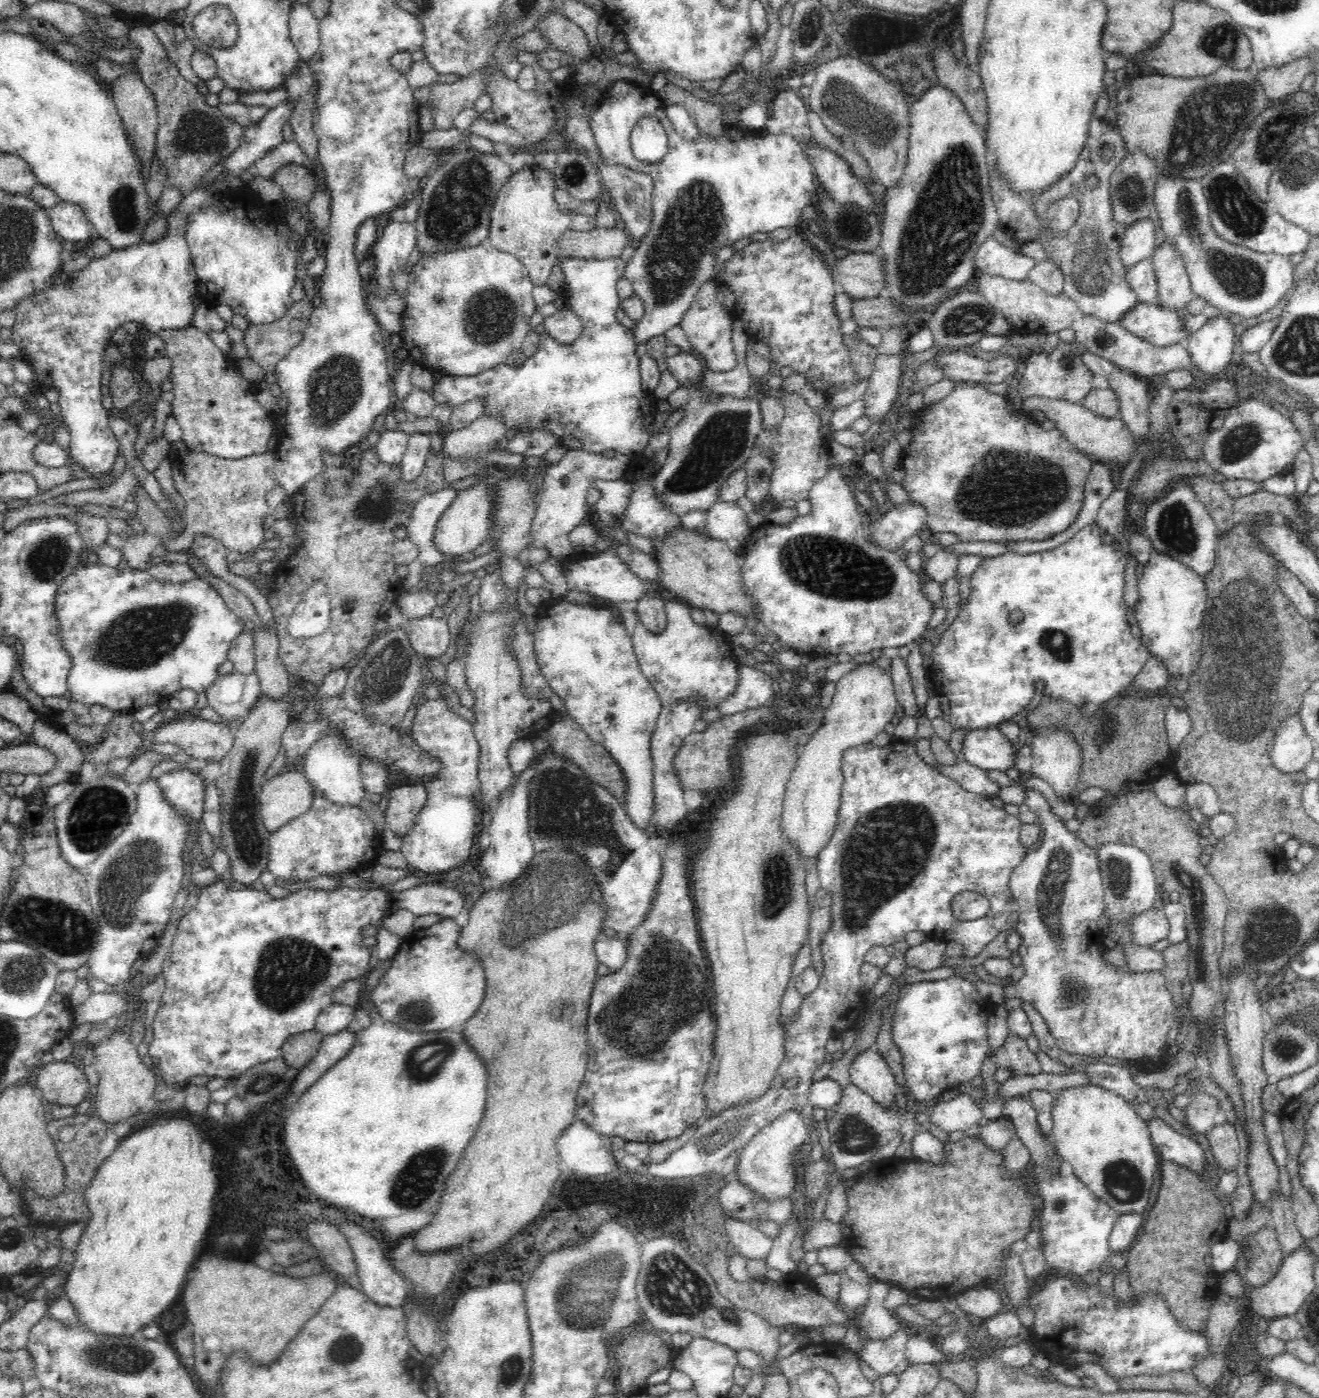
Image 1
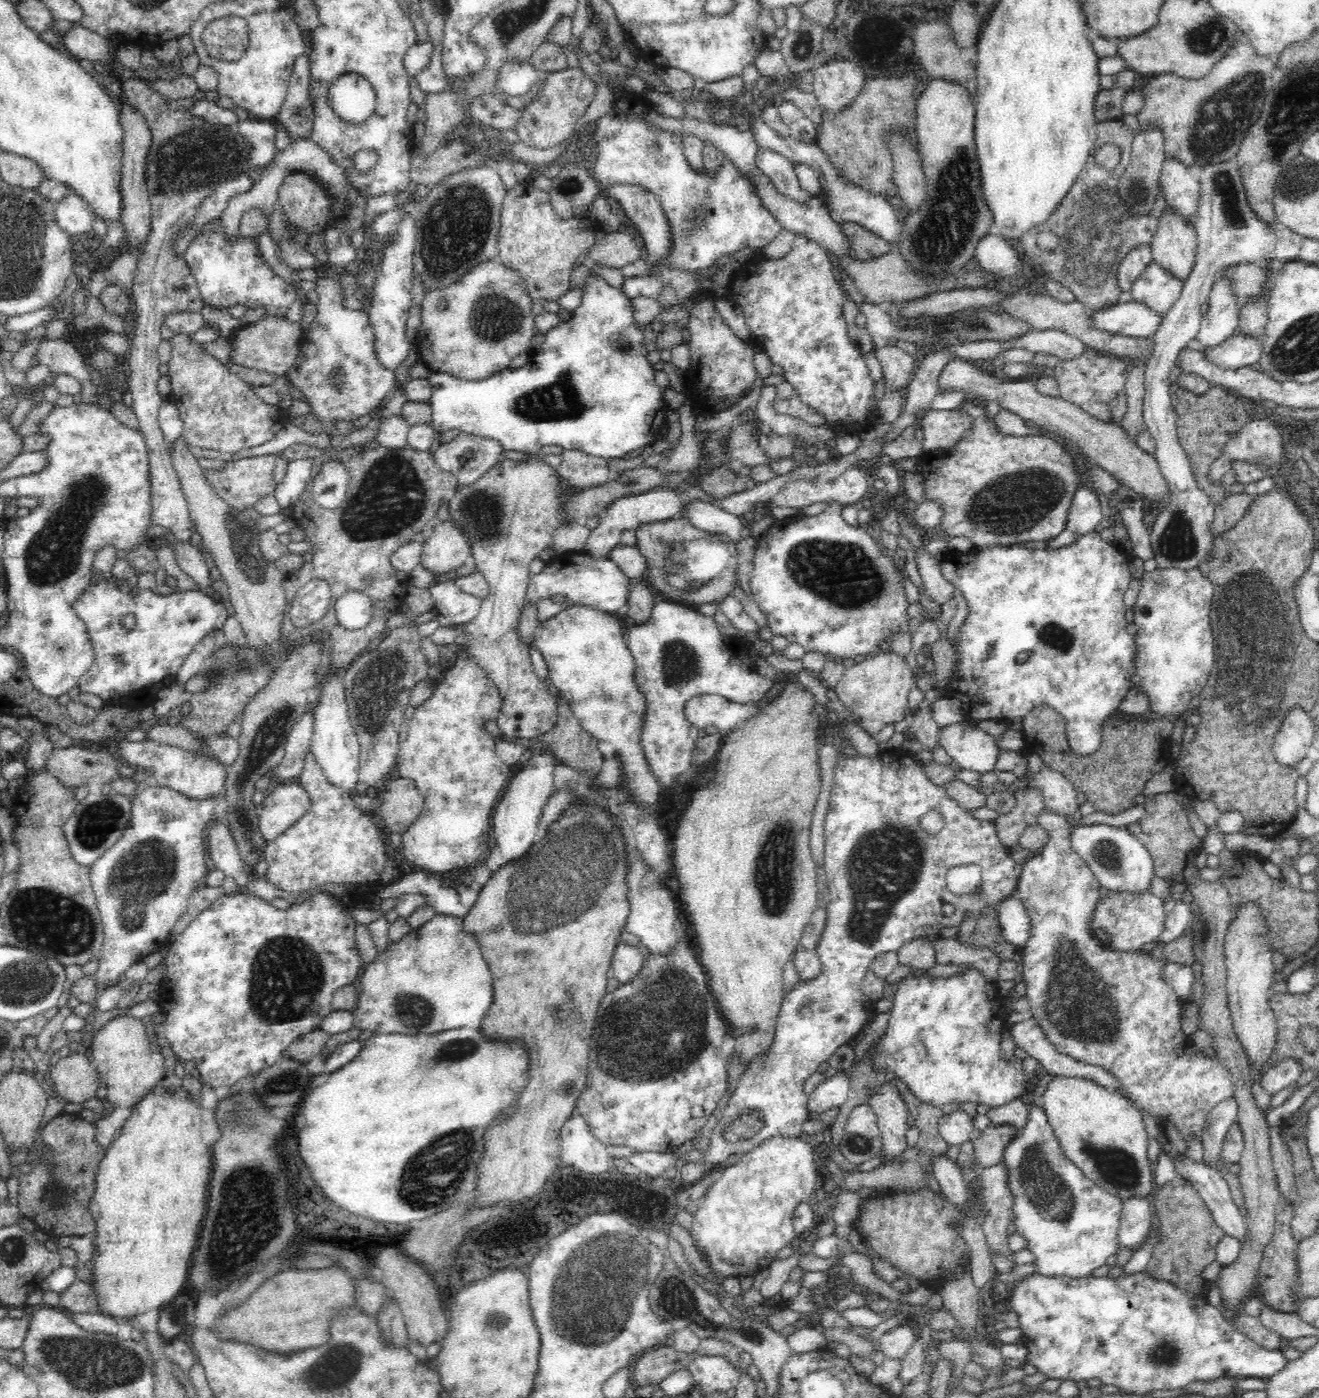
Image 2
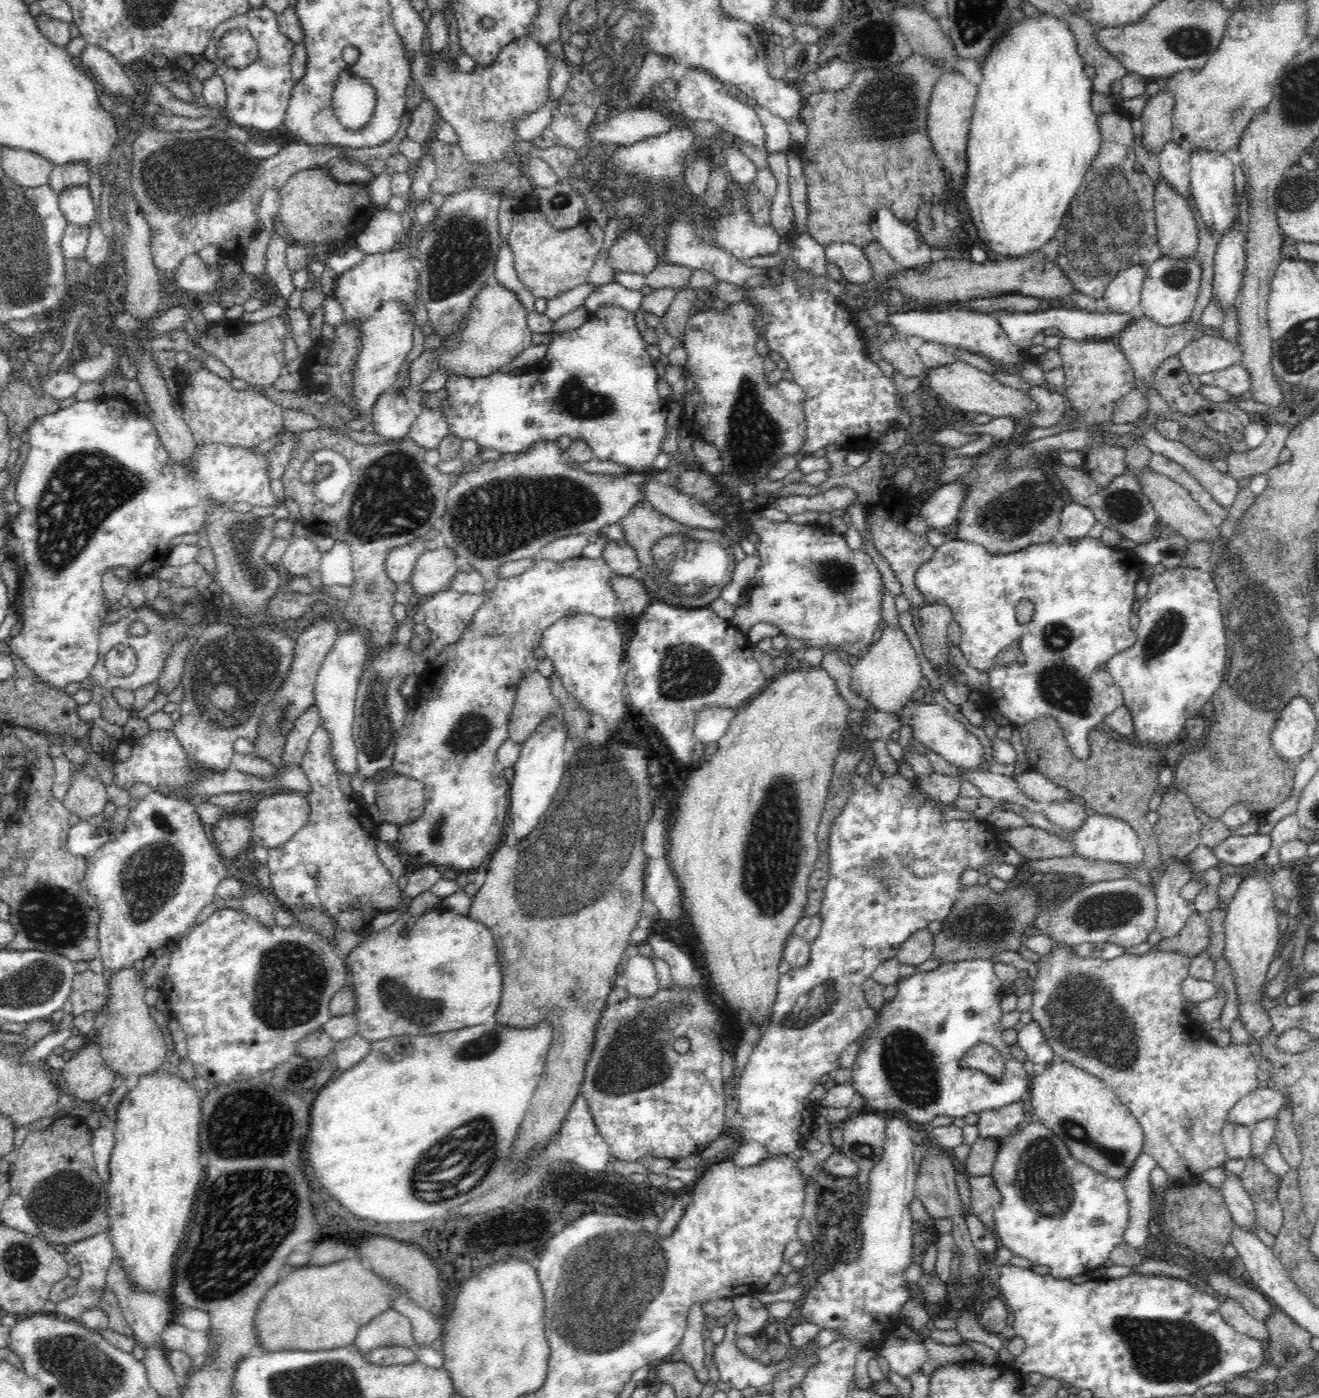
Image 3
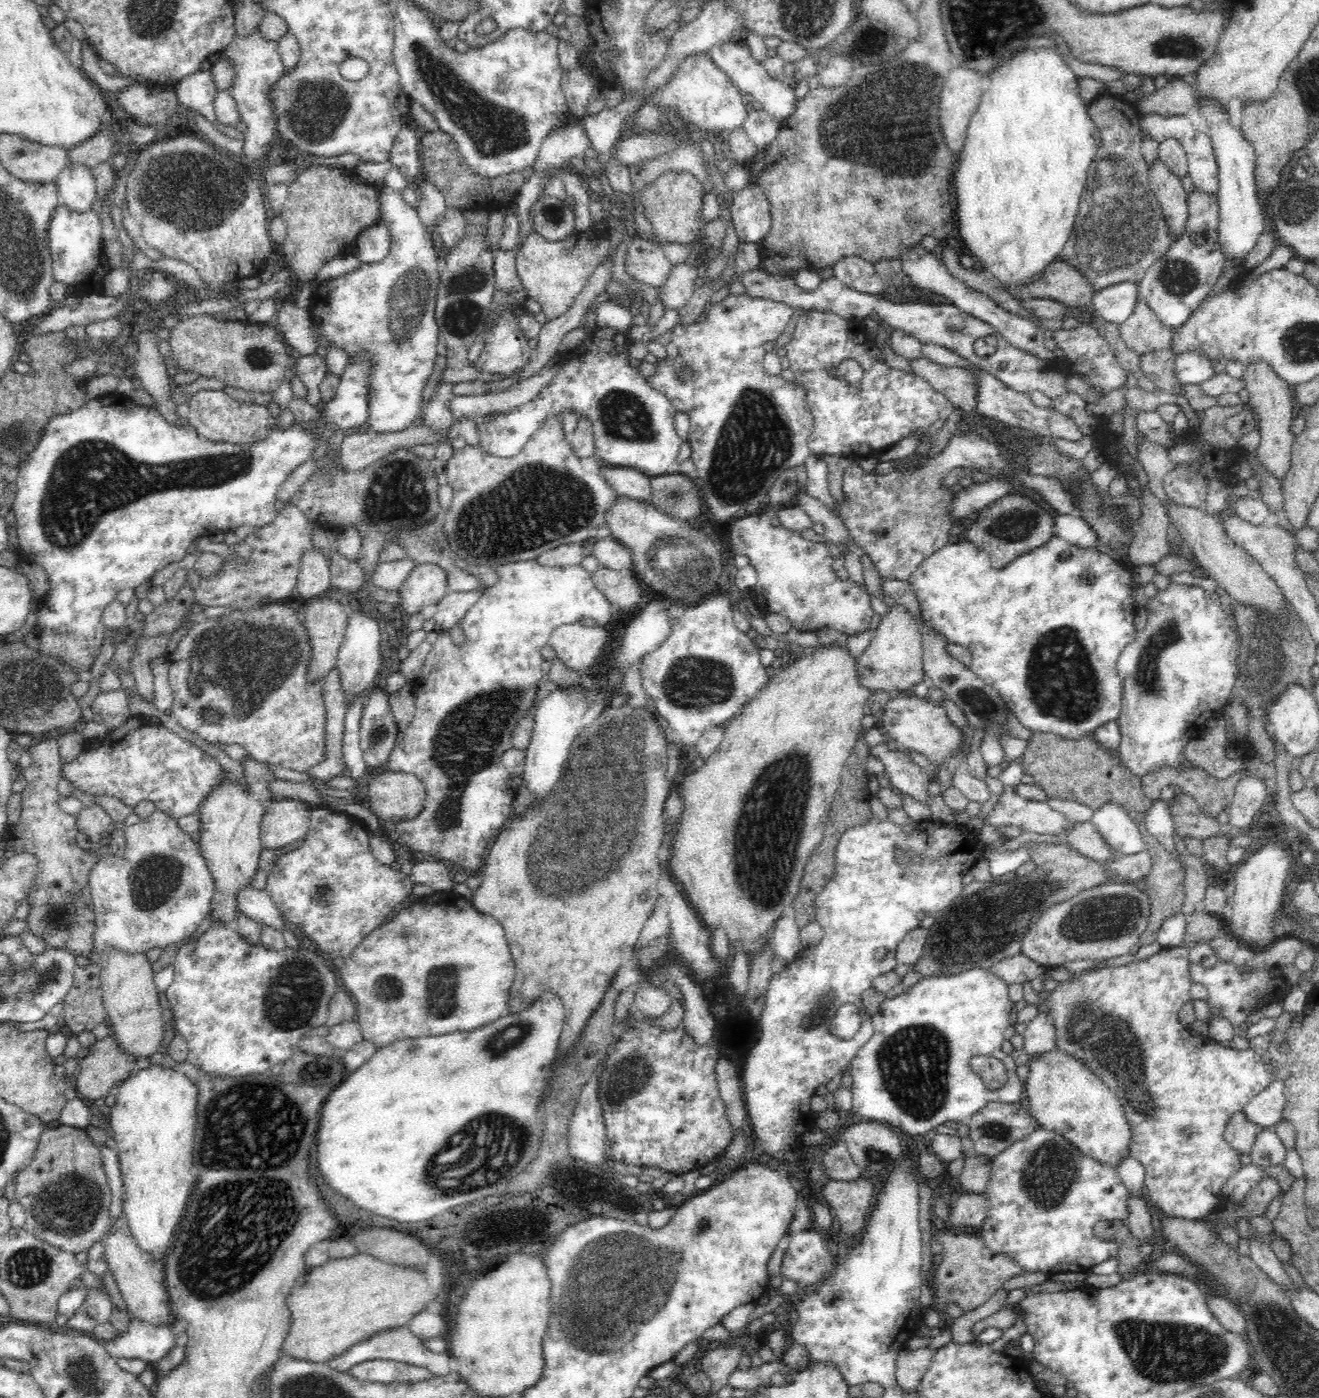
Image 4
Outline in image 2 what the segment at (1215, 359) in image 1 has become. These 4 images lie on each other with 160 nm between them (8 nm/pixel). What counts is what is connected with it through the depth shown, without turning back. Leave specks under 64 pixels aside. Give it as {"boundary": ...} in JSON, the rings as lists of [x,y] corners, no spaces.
{"boundary":[[[1216,280],[1211,290],[1208,310],[1201,318],[1195,345],[1199,350],[1223,343],[1239,324],[1238,308],[1231,296],[1229,280]]]}

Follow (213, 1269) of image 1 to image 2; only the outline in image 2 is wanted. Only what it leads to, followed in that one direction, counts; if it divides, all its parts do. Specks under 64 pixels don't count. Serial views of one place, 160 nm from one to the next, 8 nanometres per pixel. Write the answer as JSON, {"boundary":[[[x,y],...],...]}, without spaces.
{"boundary":[[[339,1264],[308,1270],[290,1267],[262,1282],[244,1304],[218,1316],[211,1332],[217,1340],[235,1338],[234,1342],[254,1345],[268,1353],[289,1355],[323,1343],[329,1337],[329,1319],[346,1305],[357,1306],[354,1294],[354,1279]]]}

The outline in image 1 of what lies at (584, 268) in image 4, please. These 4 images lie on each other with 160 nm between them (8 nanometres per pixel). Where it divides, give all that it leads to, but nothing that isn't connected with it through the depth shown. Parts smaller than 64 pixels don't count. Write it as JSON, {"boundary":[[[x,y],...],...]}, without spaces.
{"boundary":[[[537,165],[525,167],[510,175],[510,178],[503,184],[500,192],[495,196],[494,203],[491,204],[490,226],[488,227],[489,246],[492,246],[492,248],[496,247],[500,251],[506,251],[508,254],[513,254],[518,258],[526,267],[534,286],[544,286],[550,280],[555,259],[561,256],[555,244],[564,230],[588,231],[594,230],[597,226],[596,215],[590,216],[561,211],[556,201],[554,201],[553,192],[555,186],[557,186],[557,181],[553,172],[548,172],[545,168]]]}

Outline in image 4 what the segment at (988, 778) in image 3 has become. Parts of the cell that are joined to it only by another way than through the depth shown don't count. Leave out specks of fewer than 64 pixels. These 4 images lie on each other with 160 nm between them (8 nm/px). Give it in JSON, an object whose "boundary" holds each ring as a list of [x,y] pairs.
{"boundary":[[[1005,787],[1004,792],[998,796],[994,810],[990,811],[983,824],[1017,826],[1023,832],[1054,835],[1059,831],[1064,832],[1071,822],[1046,801],[1026,800],[1014,787]]]}

